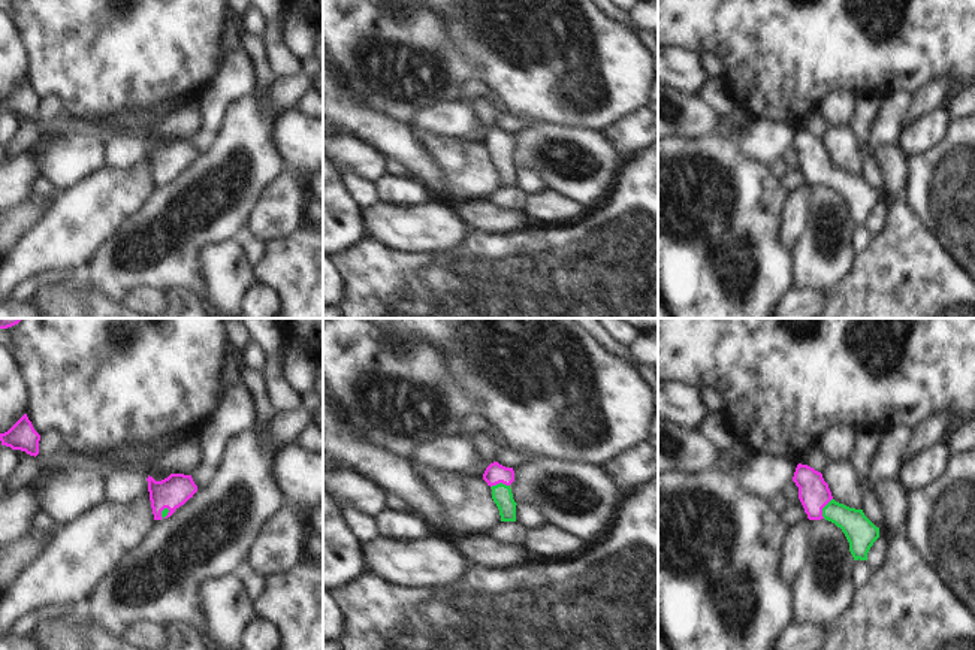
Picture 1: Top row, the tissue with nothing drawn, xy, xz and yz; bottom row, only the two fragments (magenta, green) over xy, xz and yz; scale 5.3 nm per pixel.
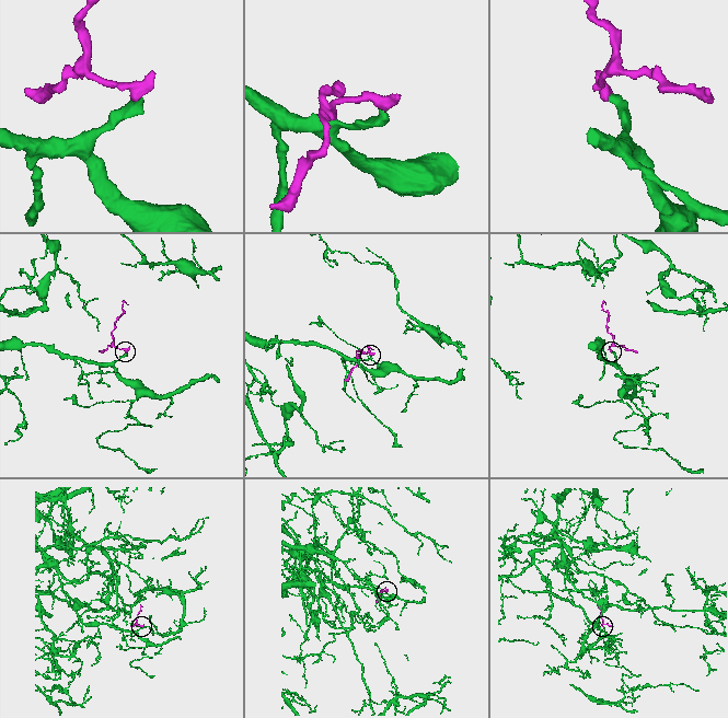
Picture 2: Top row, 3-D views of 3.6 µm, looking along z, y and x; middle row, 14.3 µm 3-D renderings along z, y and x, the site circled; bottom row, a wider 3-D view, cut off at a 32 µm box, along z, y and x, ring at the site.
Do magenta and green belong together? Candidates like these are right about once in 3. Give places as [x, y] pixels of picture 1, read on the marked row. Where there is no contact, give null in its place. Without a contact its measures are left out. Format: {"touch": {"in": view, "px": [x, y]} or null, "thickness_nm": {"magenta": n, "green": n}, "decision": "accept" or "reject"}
{"touch": {"in": "yz", "px": [823, 507]}, "thickness_nm": {"magenta": 170, "green": 160}, "decision": "accept"}

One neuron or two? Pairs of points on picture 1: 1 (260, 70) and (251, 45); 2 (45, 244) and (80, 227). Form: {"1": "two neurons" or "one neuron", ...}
{"1": "one neuron", "2": "one neuron"}

